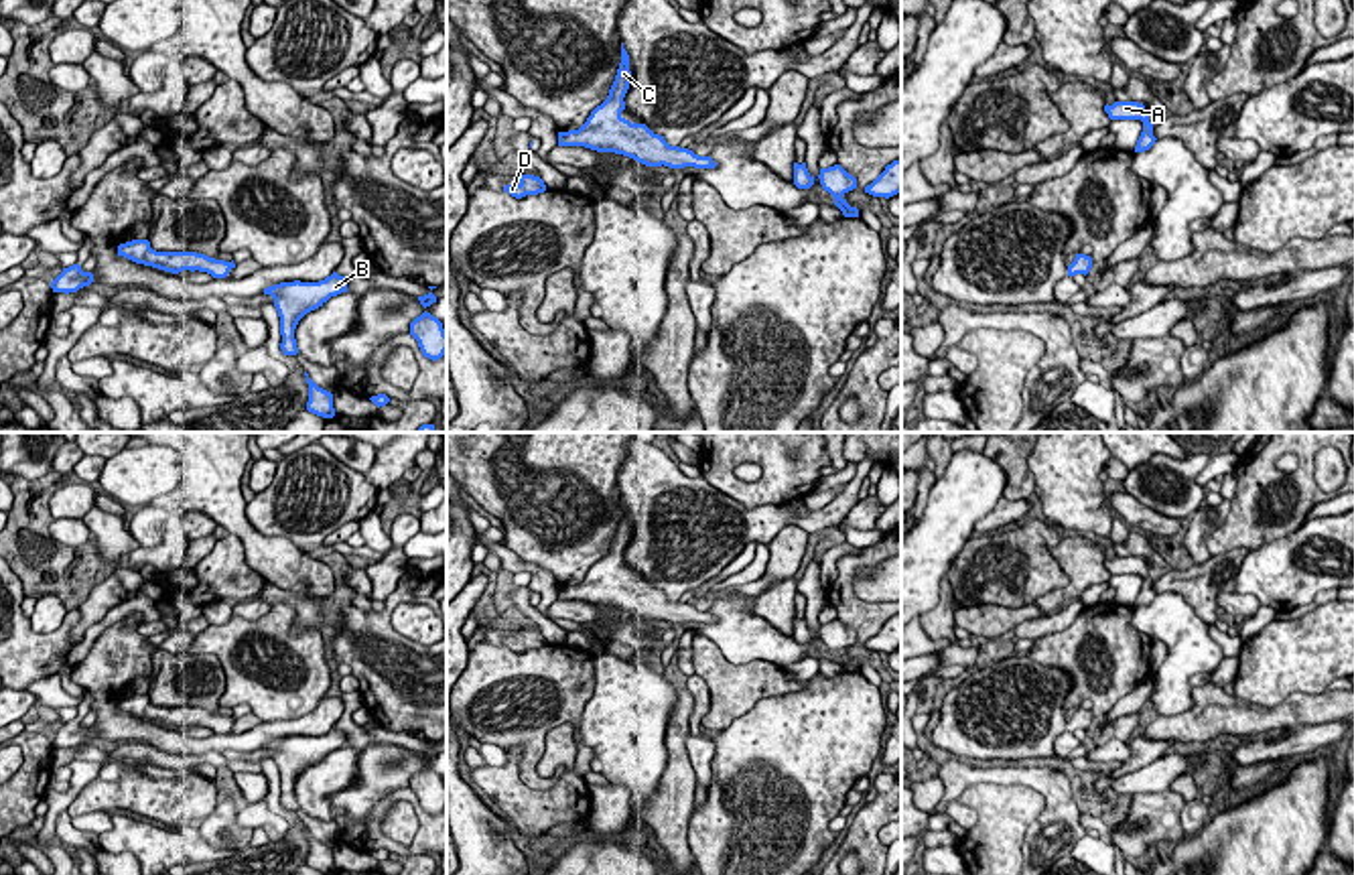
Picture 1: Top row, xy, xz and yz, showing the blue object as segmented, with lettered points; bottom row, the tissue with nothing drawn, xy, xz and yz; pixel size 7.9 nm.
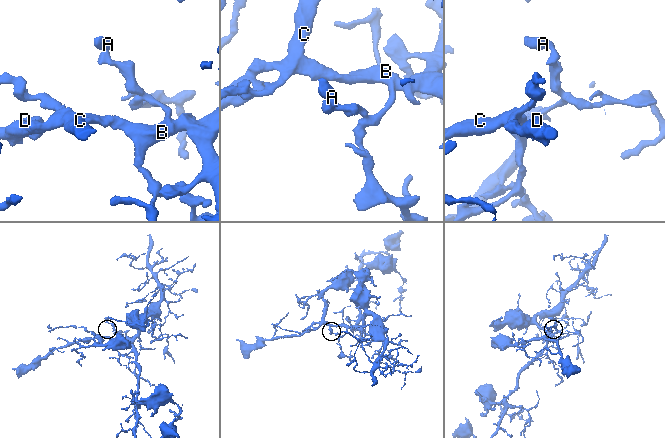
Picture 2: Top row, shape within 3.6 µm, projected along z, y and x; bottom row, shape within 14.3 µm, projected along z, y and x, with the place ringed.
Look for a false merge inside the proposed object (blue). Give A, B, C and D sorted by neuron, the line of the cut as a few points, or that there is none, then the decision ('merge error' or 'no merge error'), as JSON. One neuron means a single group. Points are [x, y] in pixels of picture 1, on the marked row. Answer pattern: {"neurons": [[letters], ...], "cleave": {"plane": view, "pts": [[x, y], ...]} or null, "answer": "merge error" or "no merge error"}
{"neurons": [["A", "B", "C", "D"]], "cleave": null, "answer": "no merge error"}

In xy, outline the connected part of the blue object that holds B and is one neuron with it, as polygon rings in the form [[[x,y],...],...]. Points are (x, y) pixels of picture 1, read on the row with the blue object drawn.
[[[337,272],[319,282],[294,280],[264,288],[264,294],[270,294],[274,298],[274,307],[280,317],[280,349],[284,355],[298,353],[294,339],[298,321],[341,292],[347,292],[347,282],[345,276],[339,276]]]

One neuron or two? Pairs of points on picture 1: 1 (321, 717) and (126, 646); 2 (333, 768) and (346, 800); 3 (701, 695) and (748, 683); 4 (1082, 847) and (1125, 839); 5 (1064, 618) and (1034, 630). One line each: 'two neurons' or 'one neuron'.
1: two neurons
2: two neurons
3: two neurons
4: two neurons
5: one neuron

